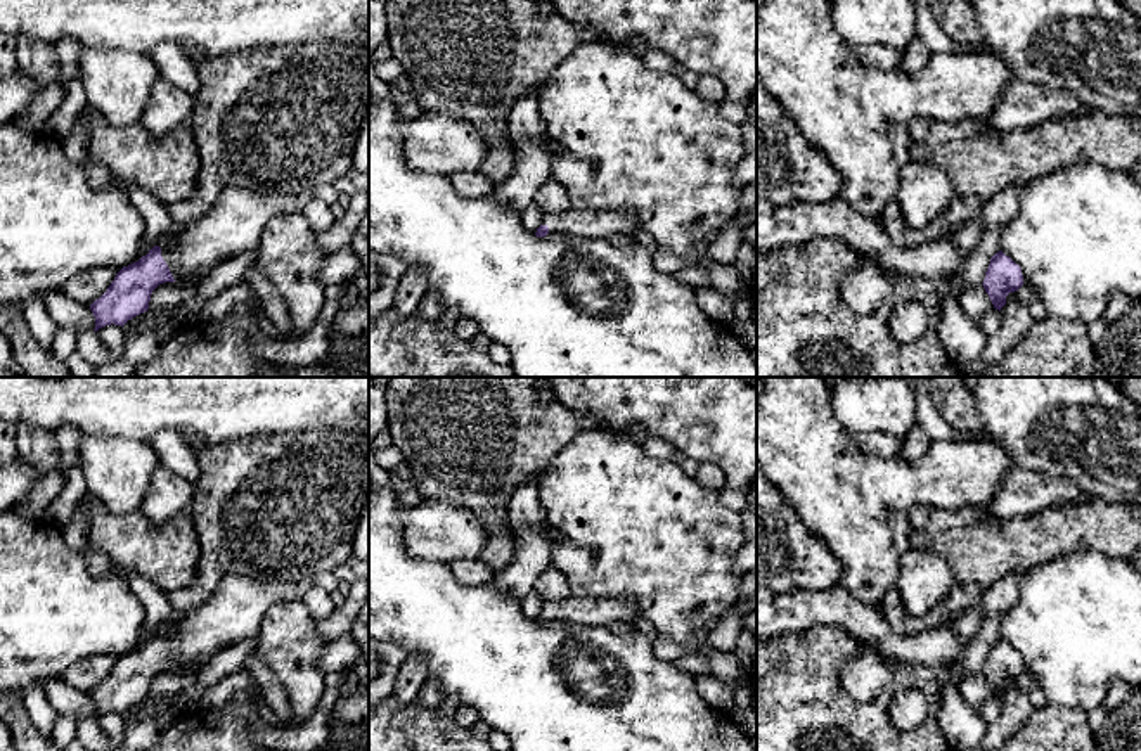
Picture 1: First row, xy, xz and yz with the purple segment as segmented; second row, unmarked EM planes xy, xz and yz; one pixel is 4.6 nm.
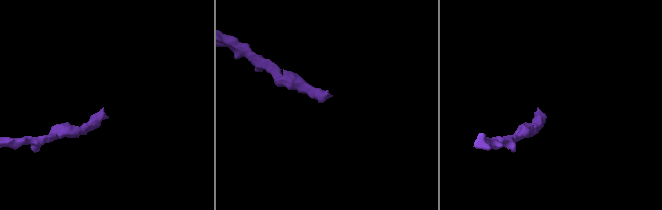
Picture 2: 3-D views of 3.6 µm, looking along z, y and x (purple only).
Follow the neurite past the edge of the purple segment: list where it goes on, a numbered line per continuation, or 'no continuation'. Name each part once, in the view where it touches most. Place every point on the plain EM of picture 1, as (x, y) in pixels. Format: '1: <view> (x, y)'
1: xy (234, 611)

